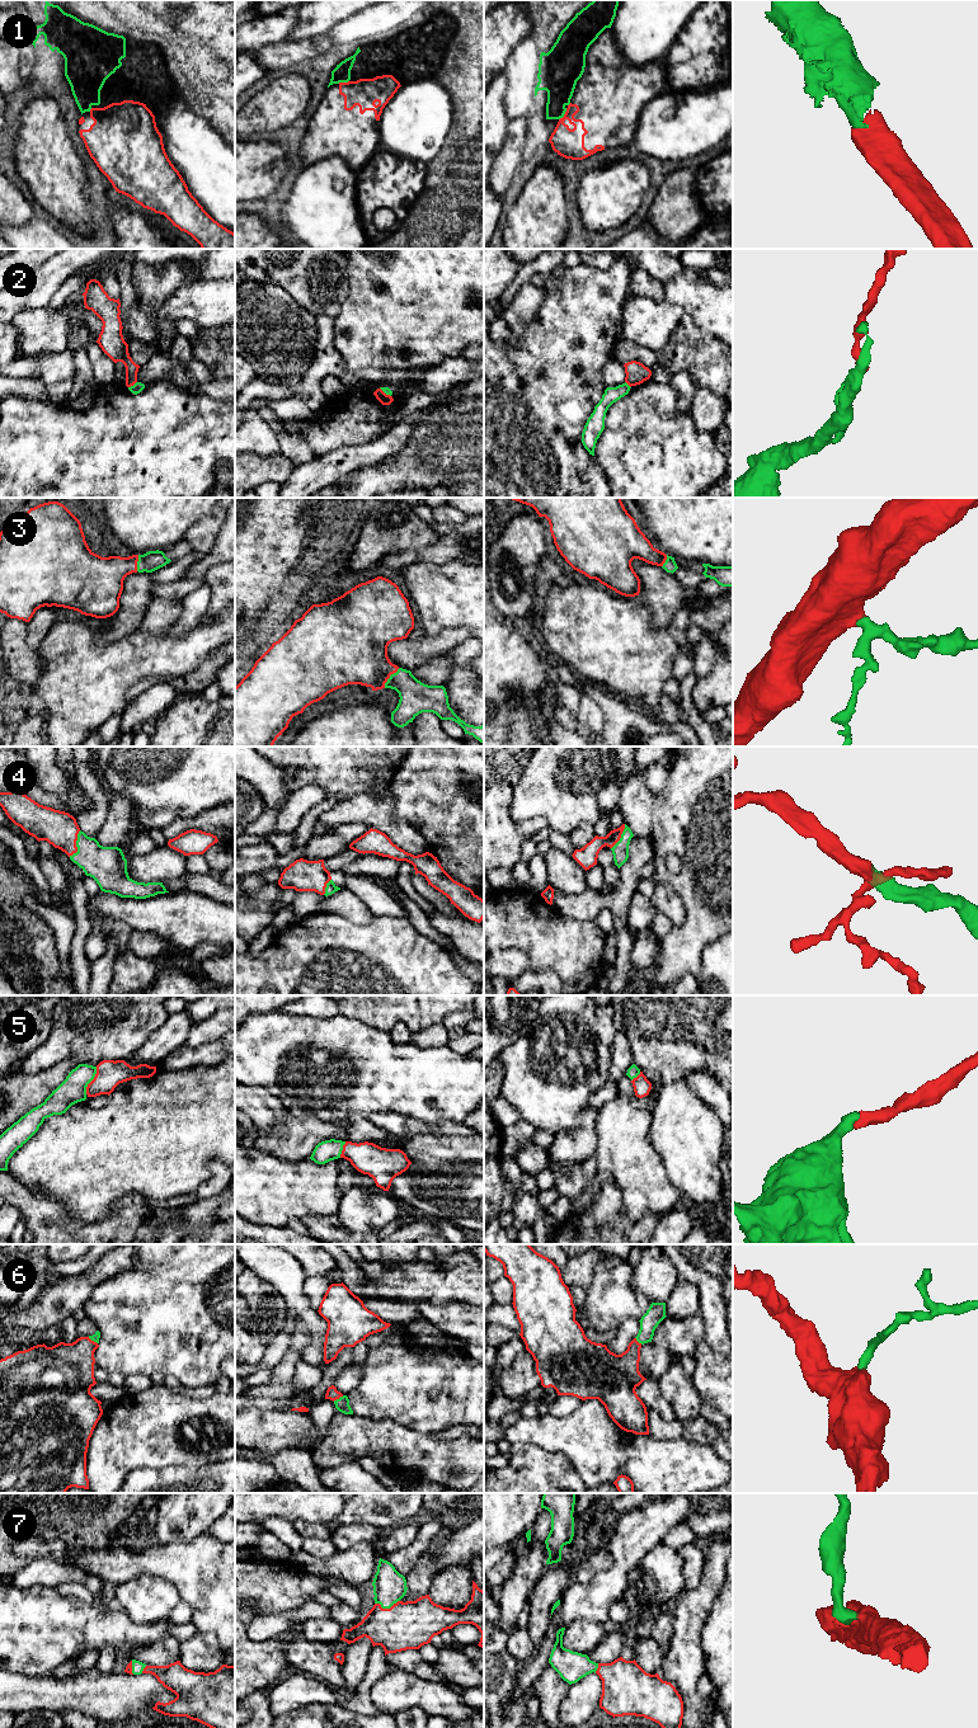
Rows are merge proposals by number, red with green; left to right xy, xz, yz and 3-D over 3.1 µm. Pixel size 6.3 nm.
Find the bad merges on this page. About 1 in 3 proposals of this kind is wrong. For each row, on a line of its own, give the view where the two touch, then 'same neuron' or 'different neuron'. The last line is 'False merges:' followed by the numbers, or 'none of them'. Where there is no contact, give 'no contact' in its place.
1: meets red in yz; different neuron
2: meets red in xy; different neuron
3: meets red in xz; same neuron
4: meets red in xy; same neuron
5: meets red in xy; same neuron
6: meets red in xz; same neuron
7: meets red in xz; same neuron
False merges: 1, 2

